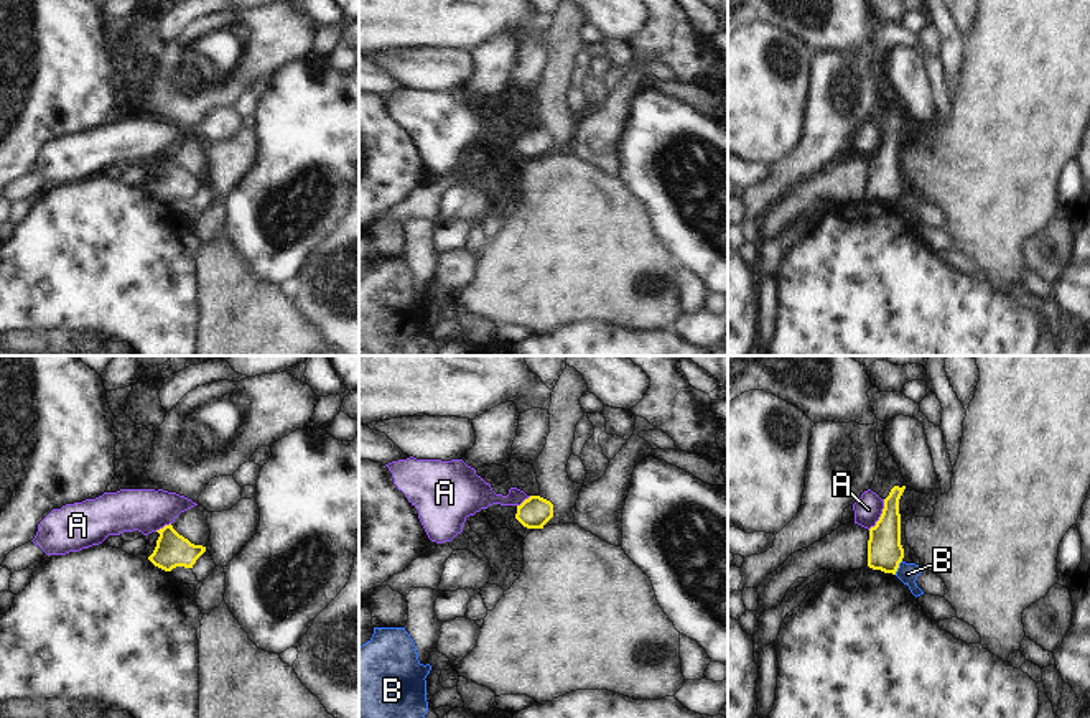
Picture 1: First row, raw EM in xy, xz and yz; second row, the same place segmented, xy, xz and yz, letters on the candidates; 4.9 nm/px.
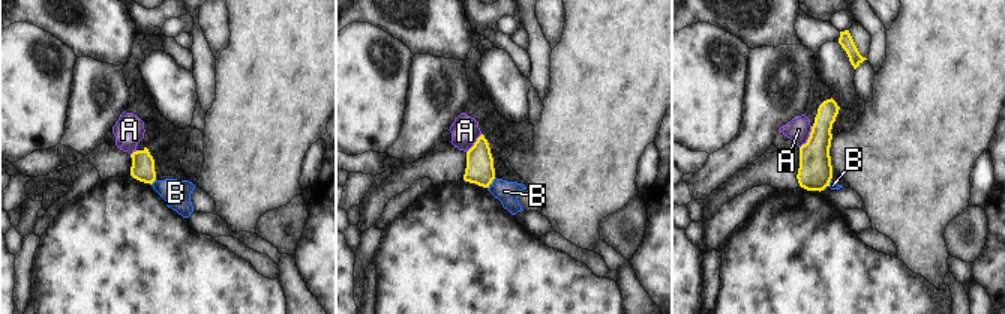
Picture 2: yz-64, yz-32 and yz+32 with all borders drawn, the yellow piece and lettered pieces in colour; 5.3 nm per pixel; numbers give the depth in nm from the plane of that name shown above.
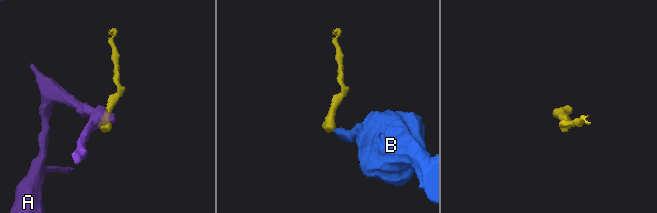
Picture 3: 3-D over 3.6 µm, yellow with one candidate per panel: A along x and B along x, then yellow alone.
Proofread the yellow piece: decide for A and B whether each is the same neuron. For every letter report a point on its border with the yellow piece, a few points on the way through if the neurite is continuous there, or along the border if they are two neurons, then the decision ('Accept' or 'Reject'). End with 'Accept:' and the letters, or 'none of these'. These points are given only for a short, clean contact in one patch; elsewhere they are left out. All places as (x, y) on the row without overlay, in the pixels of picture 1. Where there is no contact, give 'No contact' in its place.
A: Touches yellow at yz (881, 147). Boundary: yz (885, 130), (880, 150), (868, 160). Reject
B: Touches yellow at yz (898, 198). Boundary: yz (901, 191), (894, 205). Reject
Accept: none of these.

